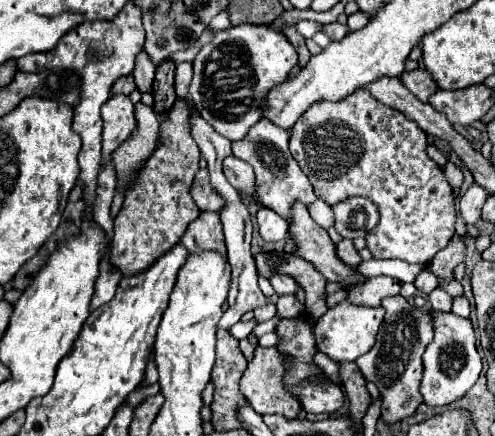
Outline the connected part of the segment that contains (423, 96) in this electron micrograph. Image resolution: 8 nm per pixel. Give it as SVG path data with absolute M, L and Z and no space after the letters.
M416 68L416 70L404 72L404 74L400 76L400 80L402 80L402 84L404 84L418 100L422 100L422 102L426 102L426 100L430 98L430 94L432 94L434 90L438 90L438 86L436 86L434 80L432 80L432 74L430 74L428 70L424 70L424 68Z

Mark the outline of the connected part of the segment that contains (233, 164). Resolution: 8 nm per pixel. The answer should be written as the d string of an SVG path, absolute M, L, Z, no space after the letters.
M236 156L224 158L224 176L228 178L228 182L236 190L246 192L246 194L252 196L252 192L254 192L254 188L252 188L252 184L254 184L254 172L248 166L248 162L238 160Z

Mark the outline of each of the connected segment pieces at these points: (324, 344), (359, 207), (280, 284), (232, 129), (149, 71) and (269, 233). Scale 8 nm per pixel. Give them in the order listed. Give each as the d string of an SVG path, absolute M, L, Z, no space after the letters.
M348 300L342 304L336 304L334 308L328 308L324 316L320 316L314 324L313 331L317 349L332 358L334 362L354 362L358 356L368 352L376 340L376 332L382 324L384 308L372 308L372 306L356 306Z
M348 198L336 204L334 208L336 224L334 228L344 238L358 238L366 236L378 224L378 206L368 198Z
M274 274L274 276L270 276L270 284L276 290L276 294L280 294L280 296L284 296L284 294L296 294L296 288L298 288L298 284L290 276L286 276L286 274Z
M240 24L216 32L194 58L194 76L190 82L190 98L198 114L230 142L242 140L248 130L260 120L264 96L272 84L286 80L290 70L298 64L296 48L288 38L266 24Z
M144 52L136 58L136 68L134 68L134 78L136 78L136 88L144 94L152 94L152 82L154 82L154 64L144 56Z
M260 208L256 214L258 232L264 242L278 242L288 236L288 222L284 218L276 216L274 212L268 212L266 208Z

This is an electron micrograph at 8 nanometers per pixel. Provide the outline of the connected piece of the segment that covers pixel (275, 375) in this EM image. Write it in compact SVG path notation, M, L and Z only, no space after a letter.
M276 346L272 348L256 348L254 358L248 362L246 372L240 378L240 392L248 400L248 404L258 412L258 414L280 414L284 418L296 418L298 412L302 410L298 400L284 390L282 386L282 354L278 354Z

